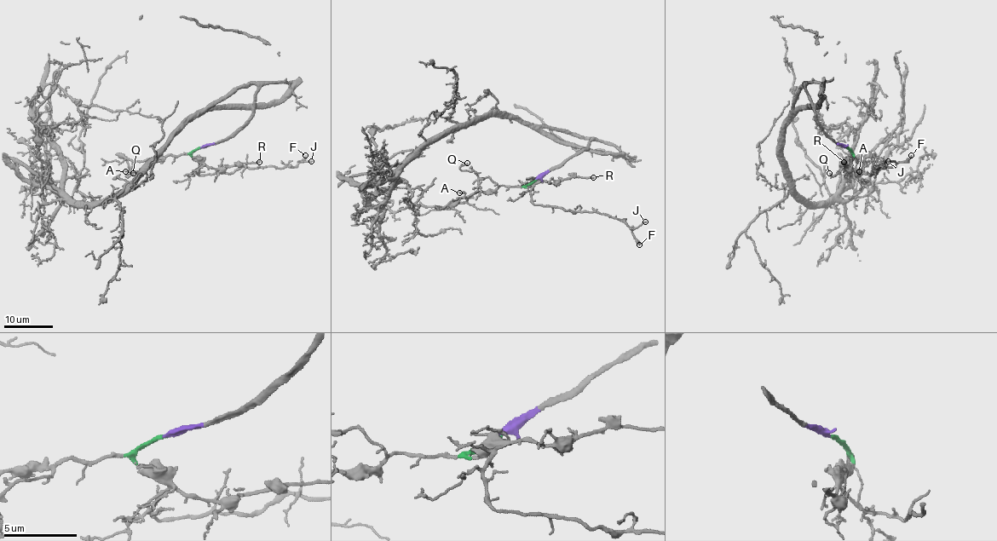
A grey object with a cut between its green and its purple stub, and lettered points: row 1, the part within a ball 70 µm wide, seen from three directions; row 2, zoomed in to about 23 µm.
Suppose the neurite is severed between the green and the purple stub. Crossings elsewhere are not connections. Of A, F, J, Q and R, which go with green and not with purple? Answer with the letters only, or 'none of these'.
A, F, J, Q, R

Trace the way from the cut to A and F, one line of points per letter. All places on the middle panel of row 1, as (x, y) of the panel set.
A: (535, 180), (523, 186), (498, 186), (492, 191), (471, 193), (466, 199), (458, 192)
F: (535, 180), (526, 186), (535, 183), (530, 191), (534, 204), (598, 211), (617, 217), (629, 227), (640, 244)

